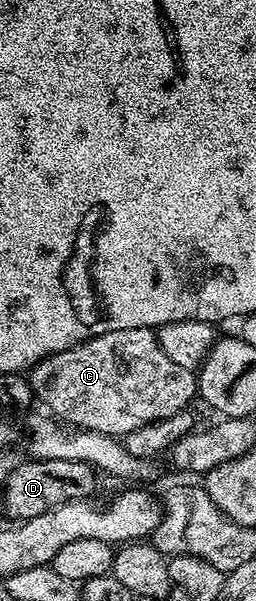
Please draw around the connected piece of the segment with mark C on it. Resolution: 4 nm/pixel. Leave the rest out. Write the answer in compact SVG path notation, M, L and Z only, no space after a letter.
M148 327L95 335L71 349L48 355L32 367L27 378L33 386L34 396L49 406L50 416L73 429L114 437L124 437L143 425L175 417L175 413L186 410L189 402L198 398L196 374L171 361L157 340L157 331Z

